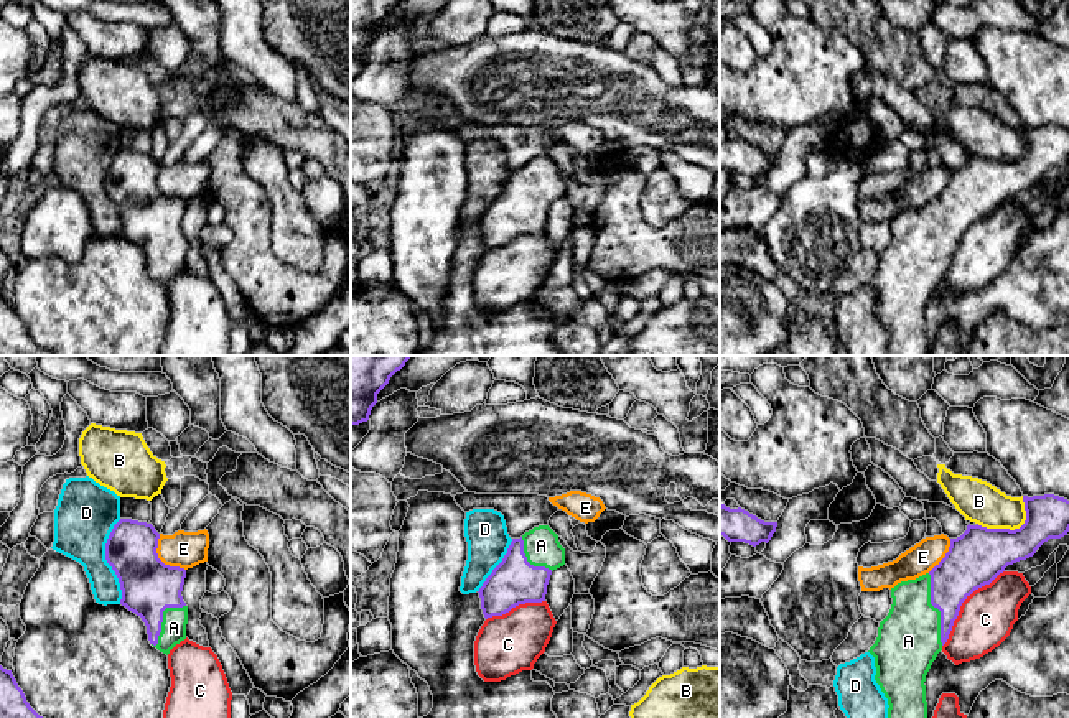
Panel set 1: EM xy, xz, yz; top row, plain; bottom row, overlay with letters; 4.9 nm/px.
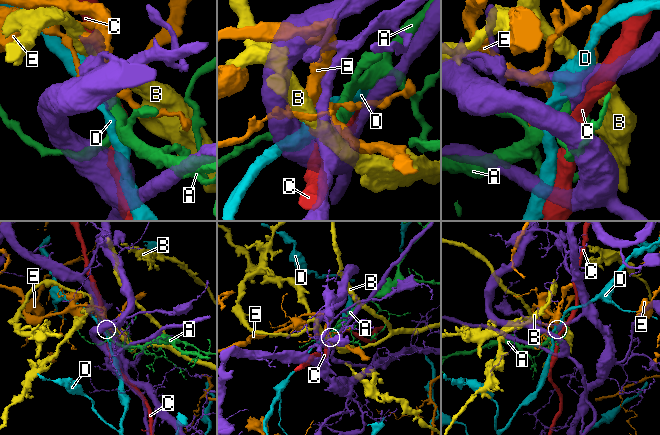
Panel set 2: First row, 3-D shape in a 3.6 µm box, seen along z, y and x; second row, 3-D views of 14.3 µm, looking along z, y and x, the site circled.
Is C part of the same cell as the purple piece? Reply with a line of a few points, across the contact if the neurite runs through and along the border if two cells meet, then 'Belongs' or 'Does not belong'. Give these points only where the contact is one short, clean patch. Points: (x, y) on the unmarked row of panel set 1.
Does not belong

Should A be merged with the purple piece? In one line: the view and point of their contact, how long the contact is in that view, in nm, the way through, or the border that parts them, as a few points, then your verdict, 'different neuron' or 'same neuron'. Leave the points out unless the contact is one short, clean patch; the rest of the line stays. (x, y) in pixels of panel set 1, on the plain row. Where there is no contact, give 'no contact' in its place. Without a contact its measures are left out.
yz (938, 239) | 360 nm | same neuron

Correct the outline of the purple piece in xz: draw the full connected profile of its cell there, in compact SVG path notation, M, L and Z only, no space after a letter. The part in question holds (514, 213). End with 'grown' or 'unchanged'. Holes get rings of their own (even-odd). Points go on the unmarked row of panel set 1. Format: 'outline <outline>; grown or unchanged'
outline M549 156L512 170L502 193L479 219L484 249L502 247L525 234L545 232L553 201L565 196L565 180Z; grown

